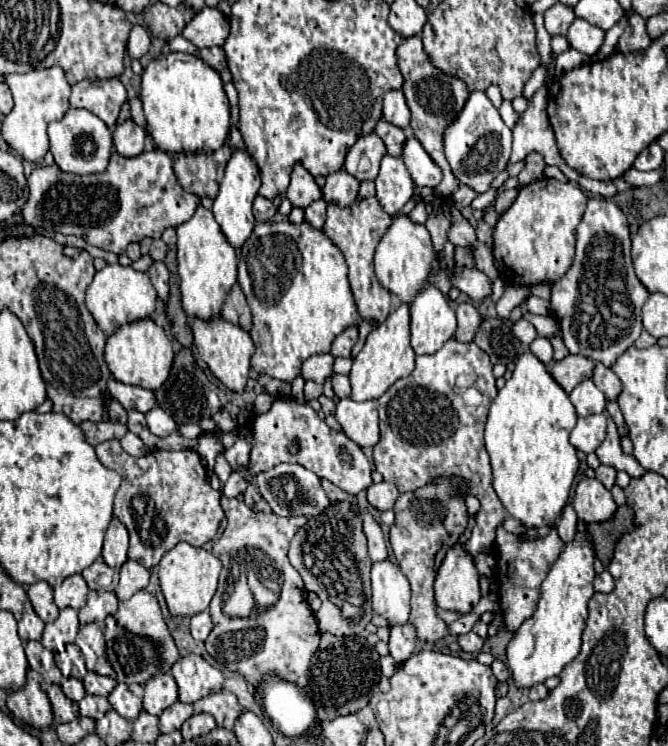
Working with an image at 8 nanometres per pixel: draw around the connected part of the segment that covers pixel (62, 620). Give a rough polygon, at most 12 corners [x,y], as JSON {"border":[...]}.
{"border":[[62,609],[54,623],[48,623],[42,645],[58,651],[74,643],[80,631],[78,613]]}

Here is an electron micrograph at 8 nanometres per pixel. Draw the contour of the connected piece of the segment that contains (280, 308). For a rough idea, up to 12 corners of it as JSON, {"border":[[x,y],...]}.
{"border":[[254,227],[238,285],[254,371],[292,383],[360,325],[340,249]]}

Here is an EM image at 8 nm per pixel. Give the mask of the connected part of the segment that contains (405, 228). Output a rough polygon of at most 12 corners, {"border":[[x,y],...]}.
{"border":[[394,217],[374,255],[380,285],[408,305],[434,249],[424,225]]}

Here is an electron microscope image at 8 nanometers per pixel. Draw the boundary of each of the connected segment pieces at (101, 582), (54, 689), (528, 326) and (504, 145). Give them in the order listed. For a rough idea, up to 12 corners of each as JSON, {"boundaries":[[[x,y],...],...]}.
{"boundaries":[[[96,559],[82,571],[90,589],[114,591],[119,572]],[[48,685],[54,723],[78,717],[78,703],[60,685]],[[524,317],[514,323],[512,331],[524,345],[537,337],[535,327]],[[472,91],[444,133],[452,173],[484,193],[510,159],[512,131]]]}

